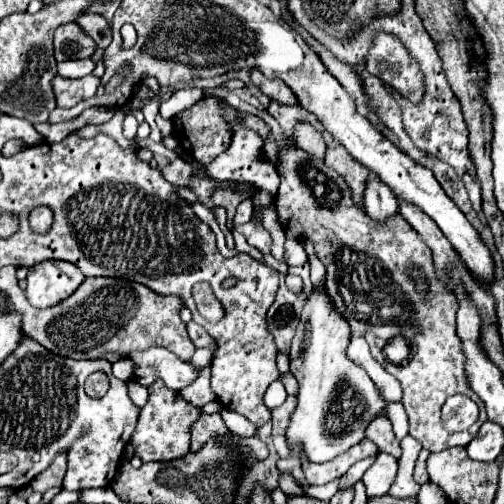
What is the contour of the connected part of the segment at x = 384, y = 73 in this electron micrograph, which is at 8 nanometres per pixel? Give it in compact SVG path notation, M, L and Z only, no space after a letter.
M378 32L372 40L364 64L372 76L380 78L384 84L414 104L424 98L426 80L420 64L410 56L410 52L396 36Z

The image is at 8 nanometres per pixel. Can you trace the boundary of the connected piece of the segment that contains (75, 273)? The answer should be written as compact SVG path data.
M48 260L28 270L26 298L36 308L50 308L68 298L84 280L74 264Z

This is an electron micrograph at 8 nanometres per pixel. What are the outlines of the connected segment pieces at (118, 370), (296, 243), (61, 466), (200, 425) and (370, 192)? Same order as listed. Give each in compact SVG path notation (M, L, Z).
M124 358L124 360L118 360L118 362L112 366L112 374L120 380L130 380L130 378L132 378L130 372L132 372L132 364L130 364L130 360L126 360L126 358Z
M286 236L284 248L286 248L286 256L284 256L284 258L286 258L286 264L288 264L288 266L302 266L302 264L308 262L308 256L306 256L300 240Z
M64 452L56 454L56 458L54 458L52 464L50 464L50 468L46 468L44 472L40 472L40 474L32 480L32 484L30 484L32 490L44 494L48 488L60 486L62 480L64 480L66 468L68 468L68 464L66 464L66 454L64 454Z
M202 414L202 416L198 416L198 420L190 426L190 432L192 432L190 450L192 450L192 452L198 452L208 438L224 436L224 434L228 434L228 428L226 428L226 424L222 422L220 414Z
M370 176L366 180L362 202L368 216L374 220L386 220L386 216L392 216L398 212L398 200L394 192L390 192L390 188L378 176Z

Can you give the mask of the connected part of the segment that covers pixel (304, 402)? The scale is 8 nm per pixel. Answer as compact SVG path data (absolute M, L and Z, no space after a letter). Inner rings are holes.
M314 288L312 294L304 302L300 324L290 344L290 372L298 380L300 388L296 394L298 398L296 410L292 412L290 424L286 428L286 442L290 450L302 450L304 456L316 464L330 462L336 456L344 454L354 444L360 444L364 440L366 426L374 418L386 416L386 404L376 392L370 376L366 374L362 366L352 362L346 354L350 338L352 338L350 326L346 318L332 304L332 298L326 294L326 288ZM346 386L350 386L354 394L358 396L358 402L364 406L364 414L354 424L350 424L342 434L338 434L338 440L330 440L328 434L324 436L326 418L330 414L330 404L336 392Z

